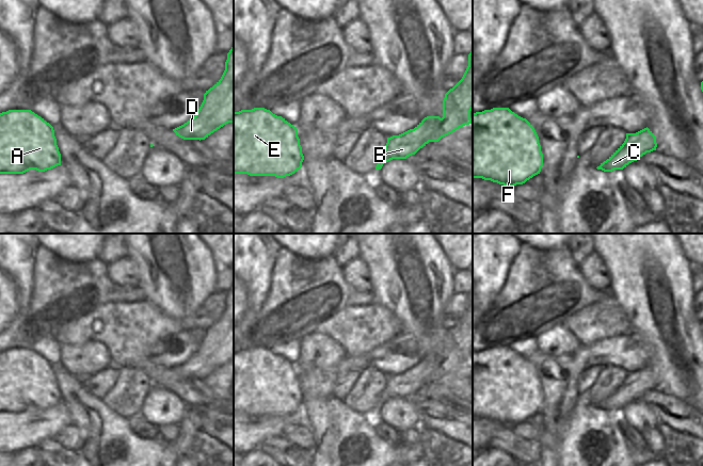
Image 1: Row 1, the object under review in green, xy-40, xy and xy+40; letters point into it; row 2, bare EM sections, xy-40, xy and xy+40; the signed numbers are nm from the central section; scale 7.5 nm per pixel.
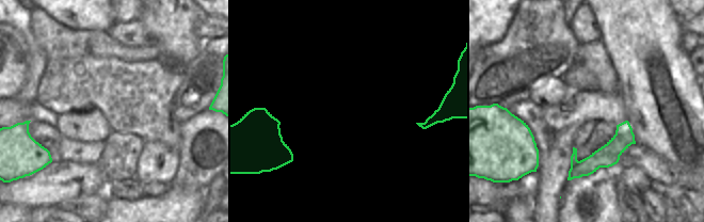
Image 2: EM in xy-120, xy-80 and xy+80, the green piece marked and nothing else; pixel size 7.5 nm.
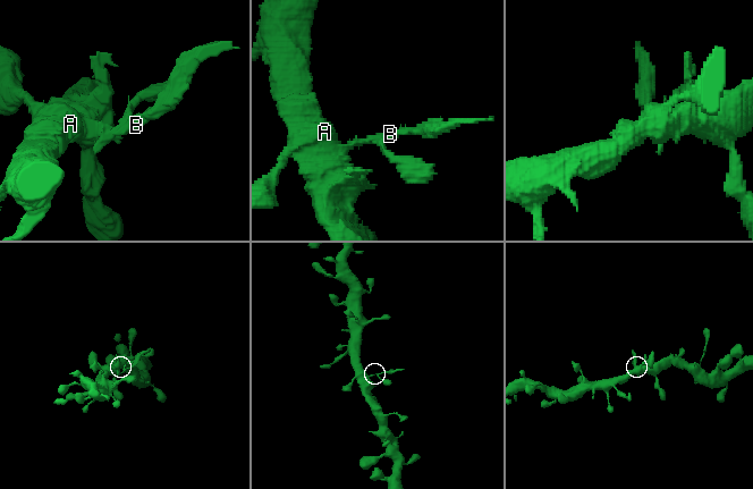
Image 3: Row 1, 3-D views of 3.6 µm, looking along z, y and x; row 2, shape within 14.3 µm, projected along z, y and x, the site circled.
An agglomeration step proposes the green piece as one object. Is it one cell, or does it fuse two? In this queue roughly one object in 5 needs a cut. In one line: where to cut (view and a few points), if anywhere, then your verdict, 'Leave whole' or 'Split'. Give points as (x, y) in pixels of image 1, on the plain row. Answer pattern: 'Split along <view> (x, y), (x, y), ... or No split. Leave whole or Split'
No split. Leave whole.

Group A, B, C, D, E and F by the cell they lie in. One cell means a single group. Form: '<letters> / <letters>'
A B C D E F

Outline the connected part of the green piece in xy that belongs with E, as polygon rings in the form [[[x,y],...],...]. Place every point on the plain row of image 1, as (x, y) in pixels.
[[[265,347],[234,351],[234,413],[284,417],[302,406],[298,368]]]

